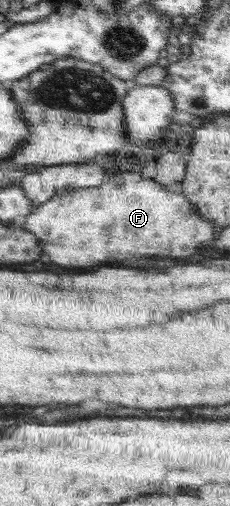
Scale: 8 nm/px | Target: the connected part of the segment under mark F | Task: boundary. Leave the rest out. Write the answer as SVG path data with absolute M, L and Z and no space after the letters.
M125 172L99 187L81 188L54 196L25 218L23 228L39 236L43 252L59 266L113 264L143 256L191 256L195 248L213 238L213 224L191 210L181 194L169 192L153 179Z

